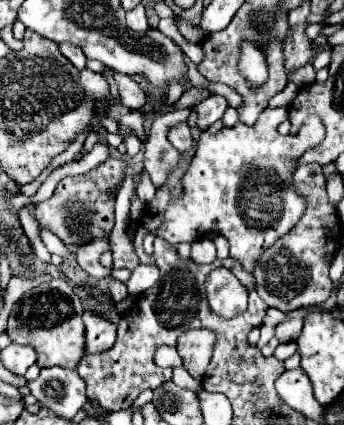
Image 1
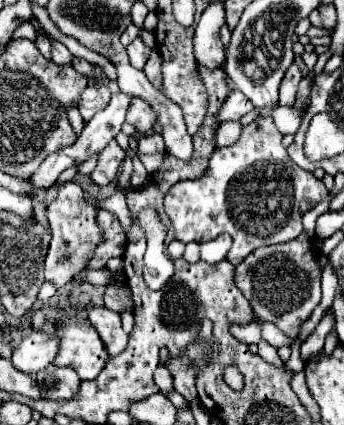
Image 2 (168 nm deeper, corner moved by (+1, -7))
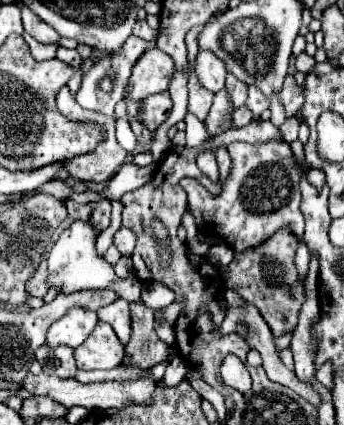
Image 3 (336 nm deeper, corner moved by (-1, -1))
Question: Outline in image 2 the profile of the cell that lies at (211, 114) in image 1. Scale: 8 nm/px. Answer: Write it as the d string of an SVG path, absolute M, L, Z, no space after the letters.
M232 90L228 100L224 100L224 104L220 106L220 112L216 114L216 122L240 120L244 114L248 114L252 110L254 110L252 102L244 94L240 94L238 90Z

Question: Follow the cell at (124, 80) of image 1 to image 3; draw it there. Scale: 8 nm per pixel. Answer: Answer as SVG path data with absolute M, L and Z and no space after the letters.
M168 92L148 96L142 104L142 120L150 132L156 132L156 128L170 116L170 110L172 110L172 100Z

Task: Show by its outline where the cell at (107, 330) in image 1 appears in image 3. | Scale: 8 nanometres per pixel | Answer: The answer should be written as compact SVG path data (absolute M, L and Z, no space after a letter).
M120 298L120 300L116 300L114 304L100 308L100 310L98 310L98 318L100 318L102 322L108 322L108 324L114 328L116 336L118 336L124 344L128 344L130 332L132 332L130 302L126 302L126 300Z

